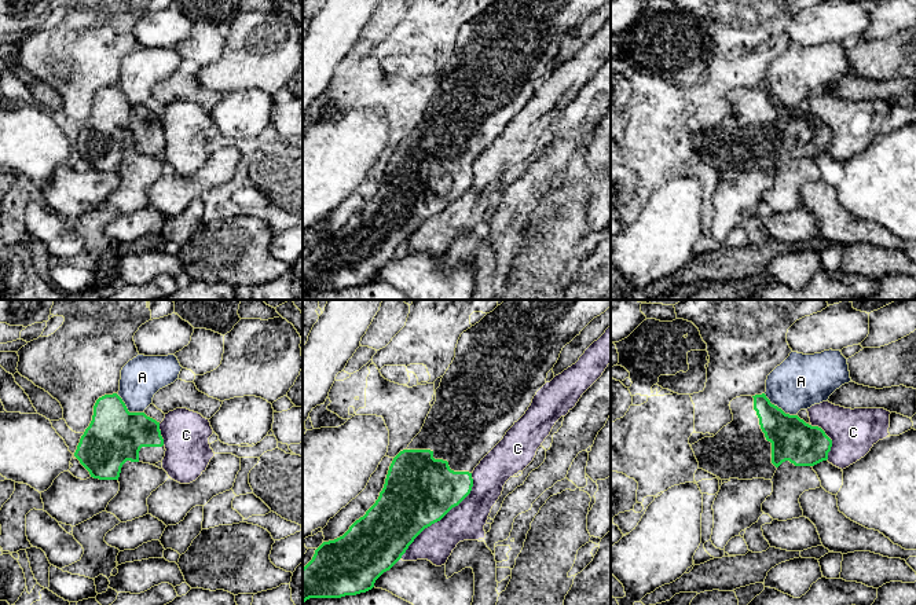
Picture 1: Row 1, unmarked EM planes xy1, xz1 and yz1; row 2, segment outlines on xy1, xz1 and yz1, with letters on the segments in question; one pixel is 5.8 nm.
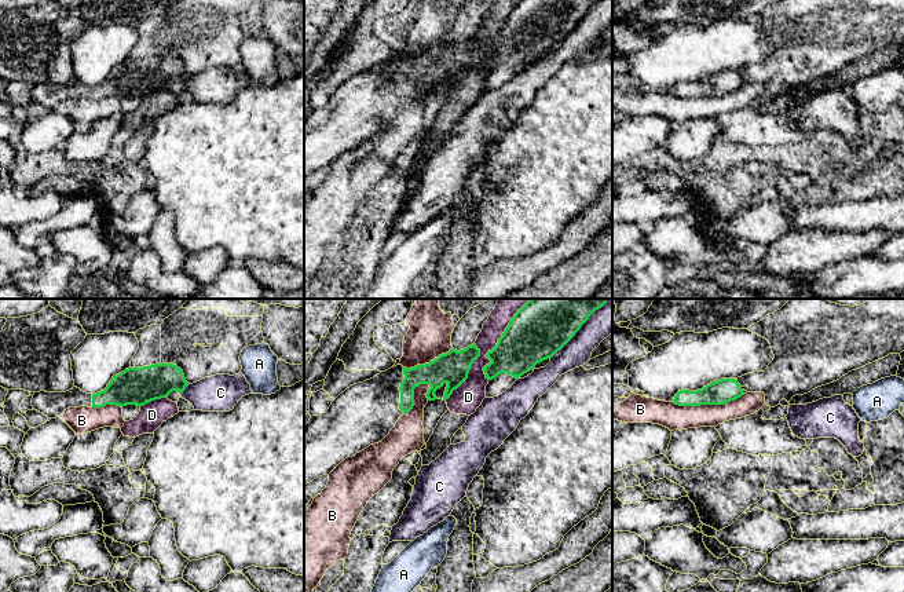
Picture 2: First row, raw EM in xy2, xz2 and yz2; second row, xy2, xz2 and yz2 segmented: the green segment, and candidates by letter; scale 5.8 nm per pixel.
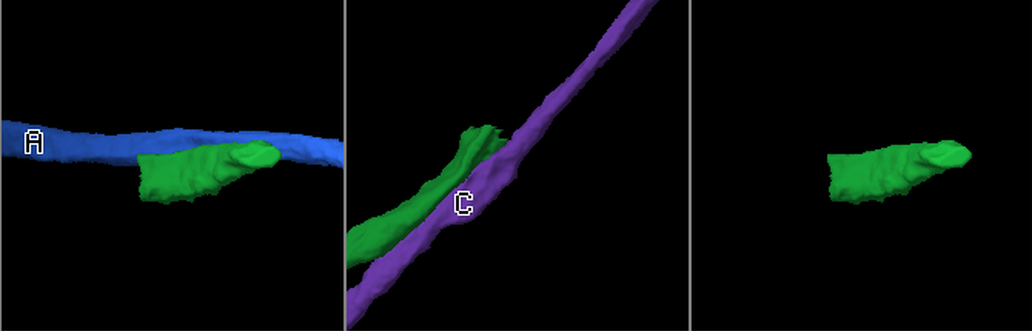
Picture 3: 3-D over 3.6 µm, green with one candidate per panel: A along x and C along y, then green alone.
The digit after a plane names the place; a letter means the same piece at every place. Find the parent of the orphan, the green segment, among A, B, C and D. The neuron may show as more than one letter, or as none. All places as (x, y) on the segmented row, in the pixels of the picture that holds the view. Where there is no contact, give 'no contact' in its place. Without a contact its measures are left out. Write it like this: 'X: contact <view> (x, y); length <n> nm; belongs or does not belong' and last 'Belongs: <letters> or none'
A: contact yz1 (777, 407); length 240 nm; does not belong
B: contact yz2 (707, 404); length 420 nm; does not belong
C: contact xz1 (442, 517); length 650 nm; does not belong
D: contact xz2 (498, 339); length 550 nm; does not belong
Belongs: none

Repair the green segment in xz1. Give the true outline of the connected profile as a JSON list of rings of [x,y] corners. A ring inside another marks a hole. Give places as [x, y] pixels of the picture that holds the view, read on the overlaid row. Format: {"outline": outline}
{"outline": [[[505,300],[464,331],[421,432],[393,458],[375,503],[342,536],[323,542],[303,568],[303,604],[309,598],[341,598],[371,590],[375,580],[402,558],[425,528],[458,506],[472,491],[475,468],[525,414],[536,392],[546,384],[547,373],[557,363],[563,348],[609,307],[611,300]]]}

